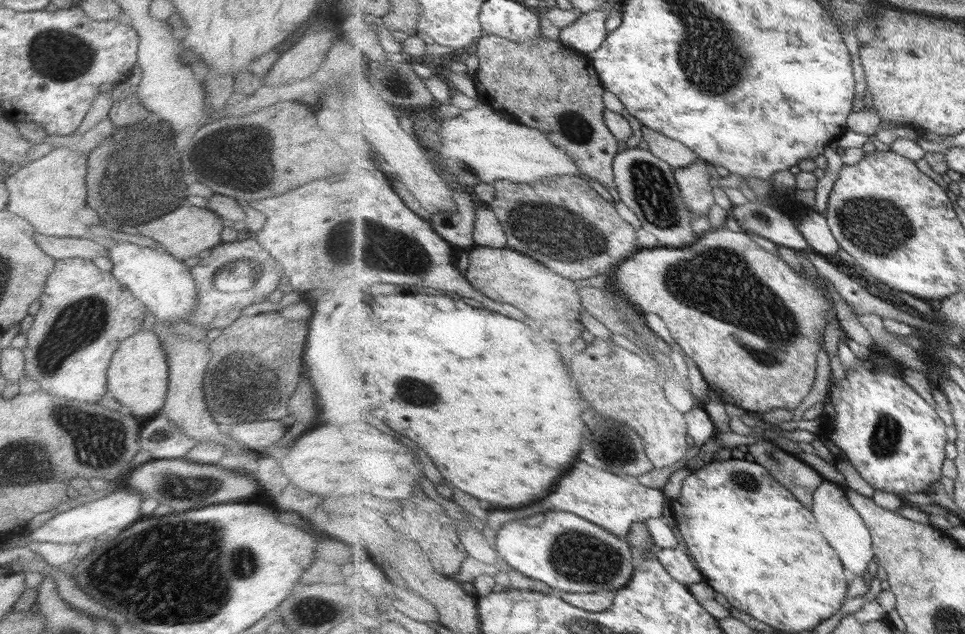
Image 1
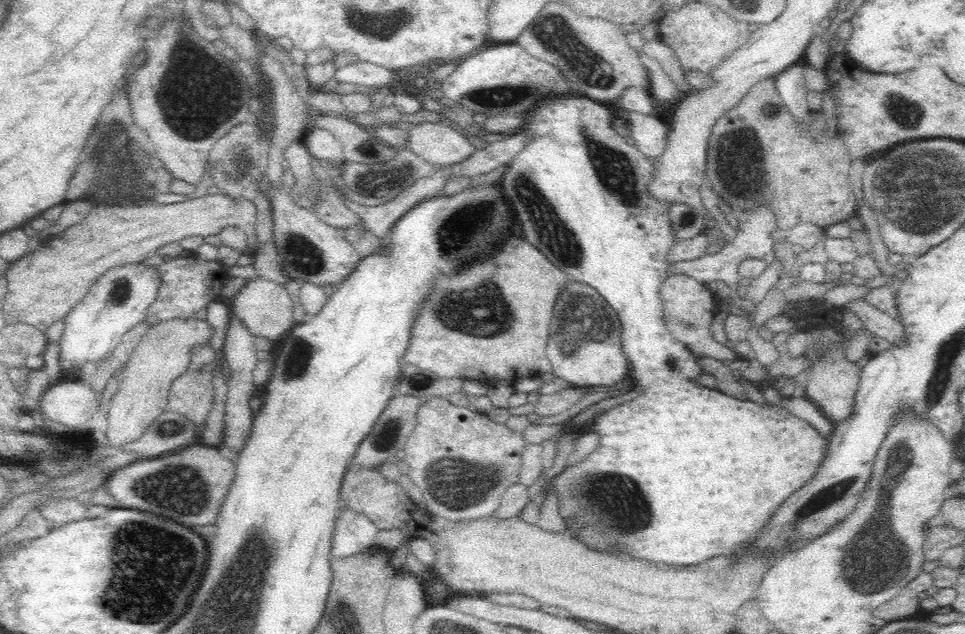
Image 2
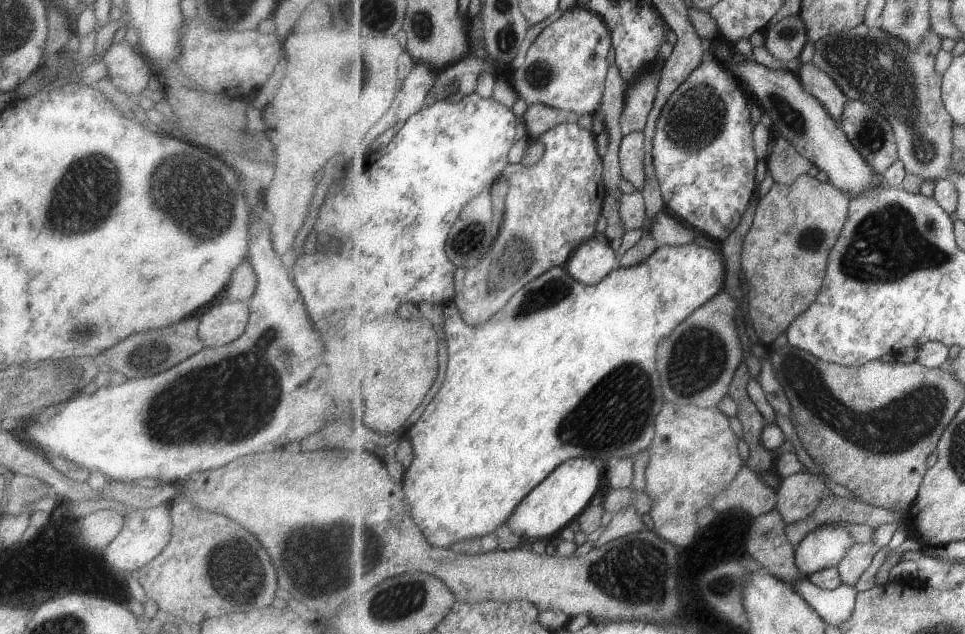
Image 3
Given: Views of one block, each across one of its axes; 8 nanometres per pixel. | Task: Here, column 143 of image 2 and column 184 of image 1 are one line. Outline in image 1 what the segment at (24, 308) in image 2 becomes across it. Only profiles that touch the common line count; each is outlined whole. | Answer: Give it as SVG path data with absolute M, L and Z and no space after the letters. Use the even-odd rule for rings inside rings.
M186 203L177 207L177 210L172 210L159 218L151 219L151 222L145 224L142 235L155 240L162 247L162 250L182 261L196 256L204 250L210 250L222 242L219 238L223 228L221 220L220 216L206 207L199 208Z

